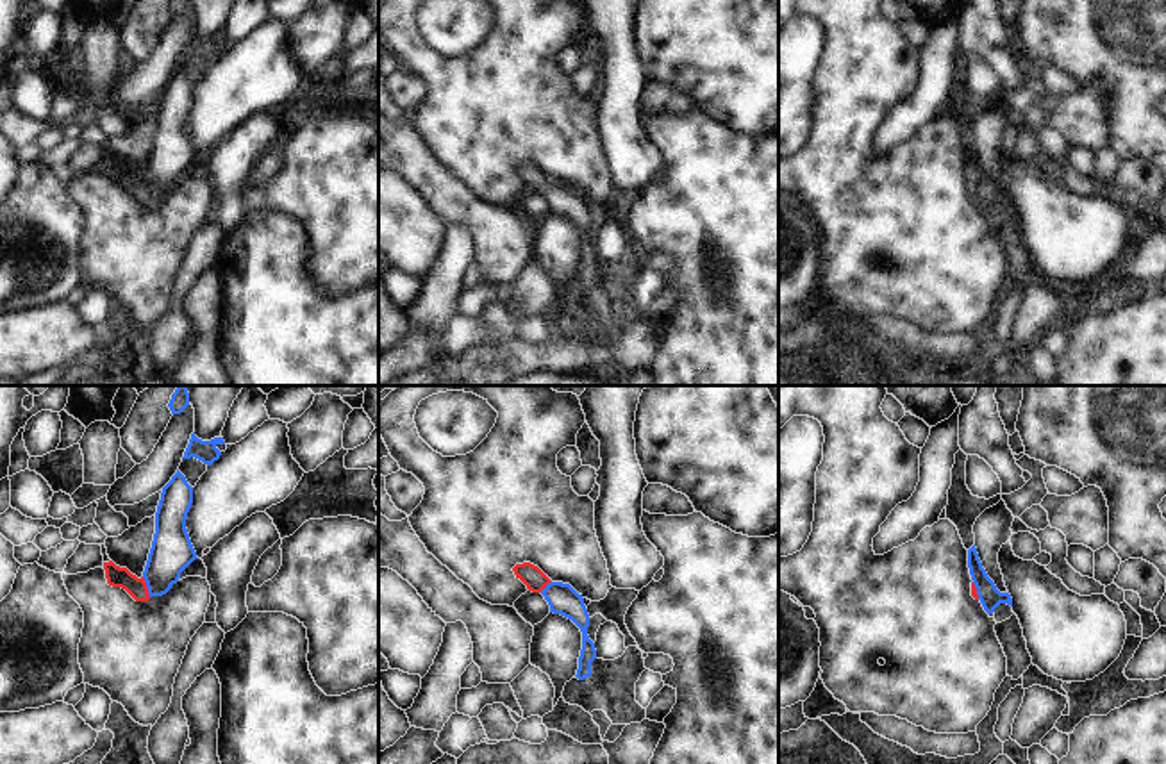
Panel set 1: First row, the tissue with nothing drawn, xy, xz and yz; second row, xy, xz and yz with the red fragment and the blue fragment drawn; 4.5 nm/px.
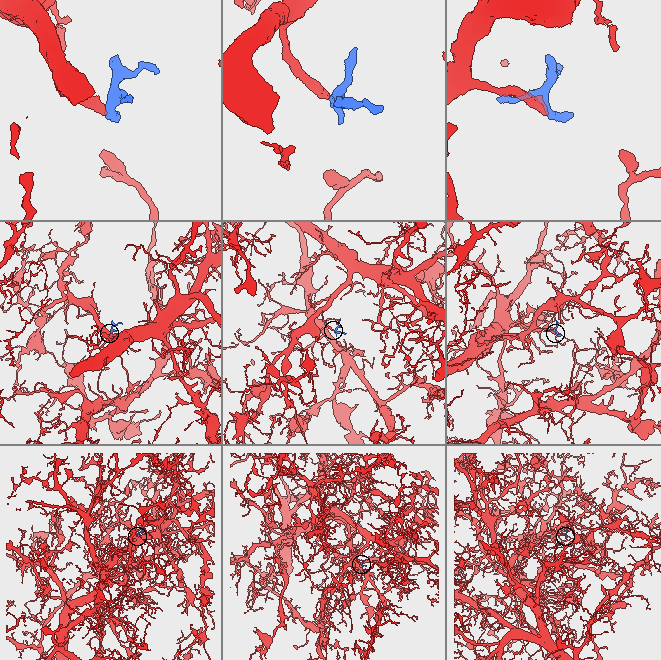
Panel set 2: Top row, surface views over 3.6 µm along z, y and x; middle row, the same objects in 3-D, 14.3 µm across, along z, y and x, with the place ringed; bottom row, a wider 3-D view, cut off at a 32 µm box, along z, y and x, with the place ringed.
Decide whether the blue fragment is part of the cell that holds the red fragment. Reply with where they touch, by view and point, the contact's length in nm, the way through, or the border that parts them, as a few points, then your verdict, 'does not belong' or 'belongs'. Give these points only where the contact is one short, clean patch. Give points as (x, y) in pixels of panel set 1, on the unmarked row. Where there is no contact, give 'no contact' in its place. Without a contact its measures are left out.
contact xy (147, 188); length 100 nm; way xy (118, 177), (136, 188), (147, 188), (159, 175), (172, 152); belongs

